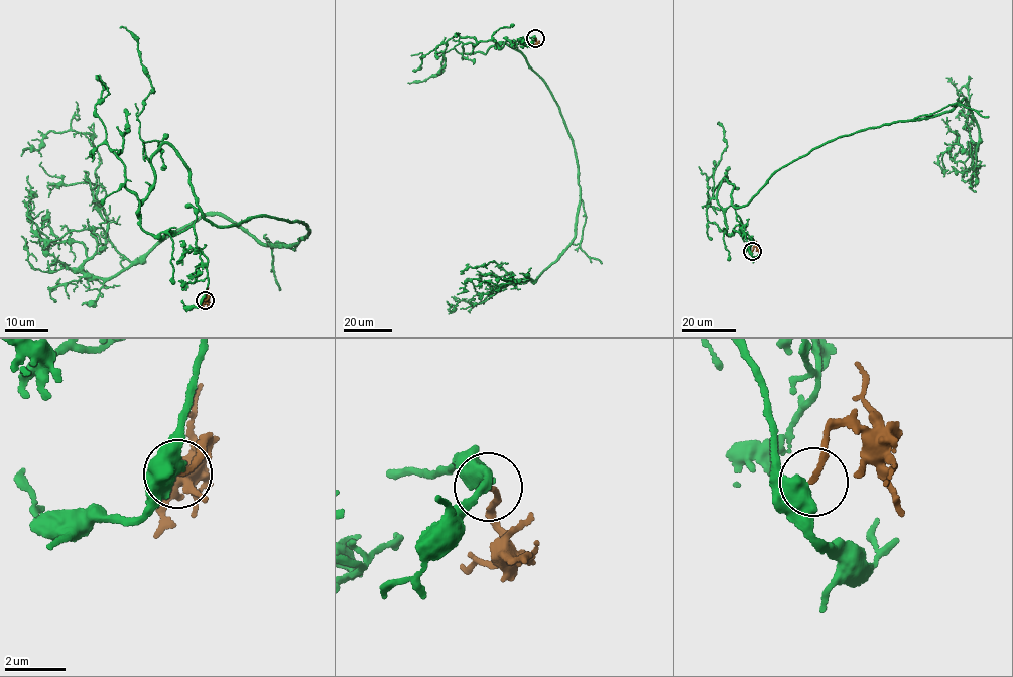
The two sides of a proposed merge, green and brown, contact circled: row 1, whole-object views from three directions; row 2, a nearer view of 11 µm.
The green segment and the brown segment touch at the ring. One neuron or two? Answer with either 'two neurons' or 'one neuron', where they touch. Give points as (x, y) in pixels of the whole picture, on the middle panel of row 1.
two neurons; at (535, 38)

